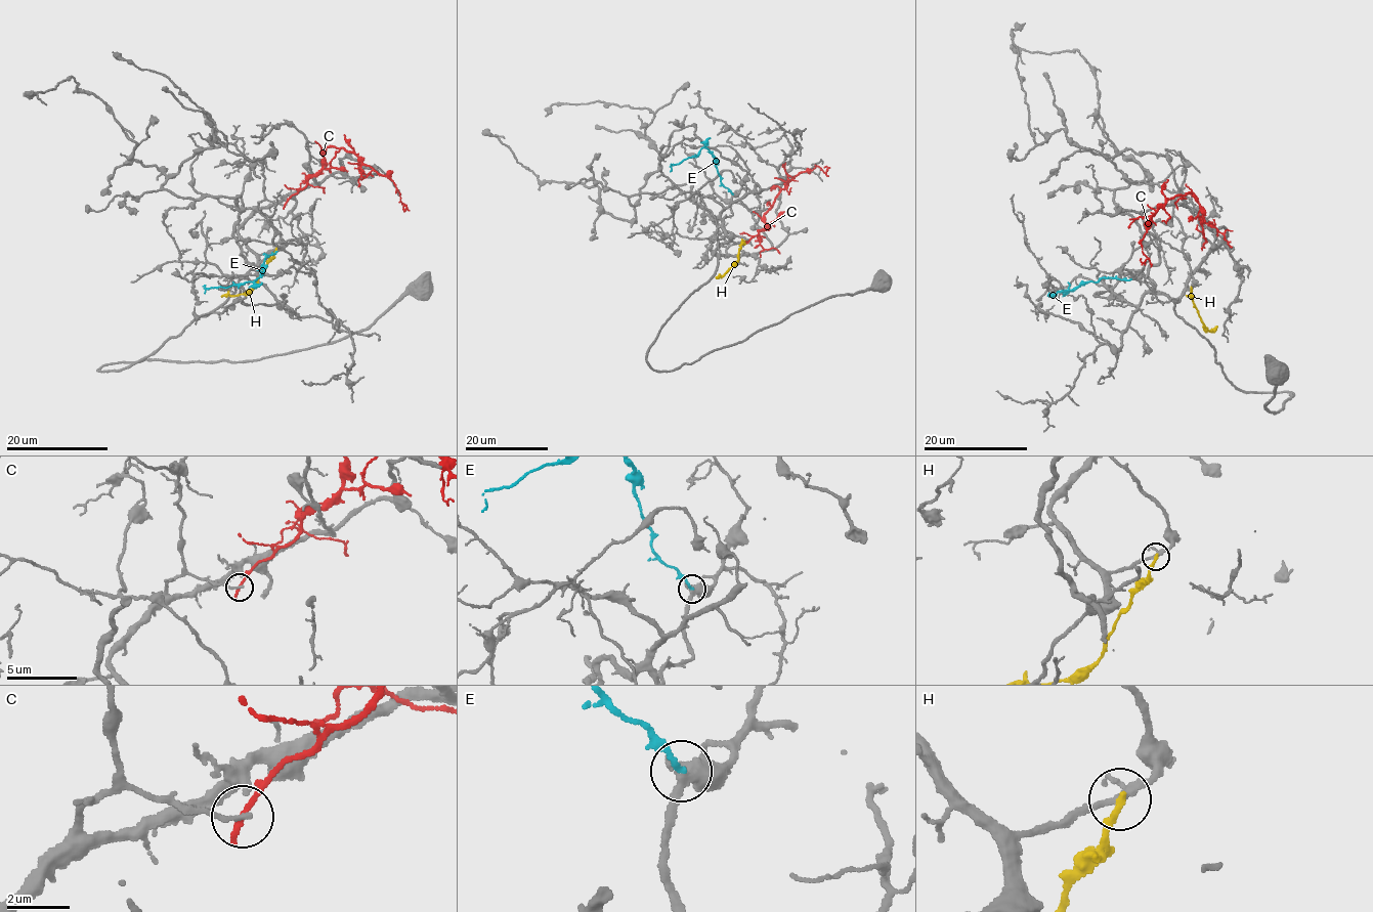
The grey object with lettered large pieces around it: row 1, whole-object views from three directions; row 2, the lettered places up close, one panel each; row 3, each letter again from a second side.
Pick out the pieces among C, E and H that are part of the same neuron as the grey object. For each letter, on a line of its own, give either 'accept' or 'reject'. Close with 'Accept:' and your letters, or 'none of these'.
C: reject
E: reject
H: reject
Accept: none of these

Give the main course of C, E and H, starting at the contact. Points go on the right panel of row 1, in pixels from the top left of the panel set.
C: (1202, 246), (1202, 206), (1188, 192), (1167, 200), (1154, 213), (1142, 241), (1148, 257), (1141, 259)
E: (1130, 278), (1103, 277), (1059, 291), (1065, 294), (1075, 288)
H: (1191, 288), (1190, 298), (1201, 321), (1208, 330), (1213, 330)

